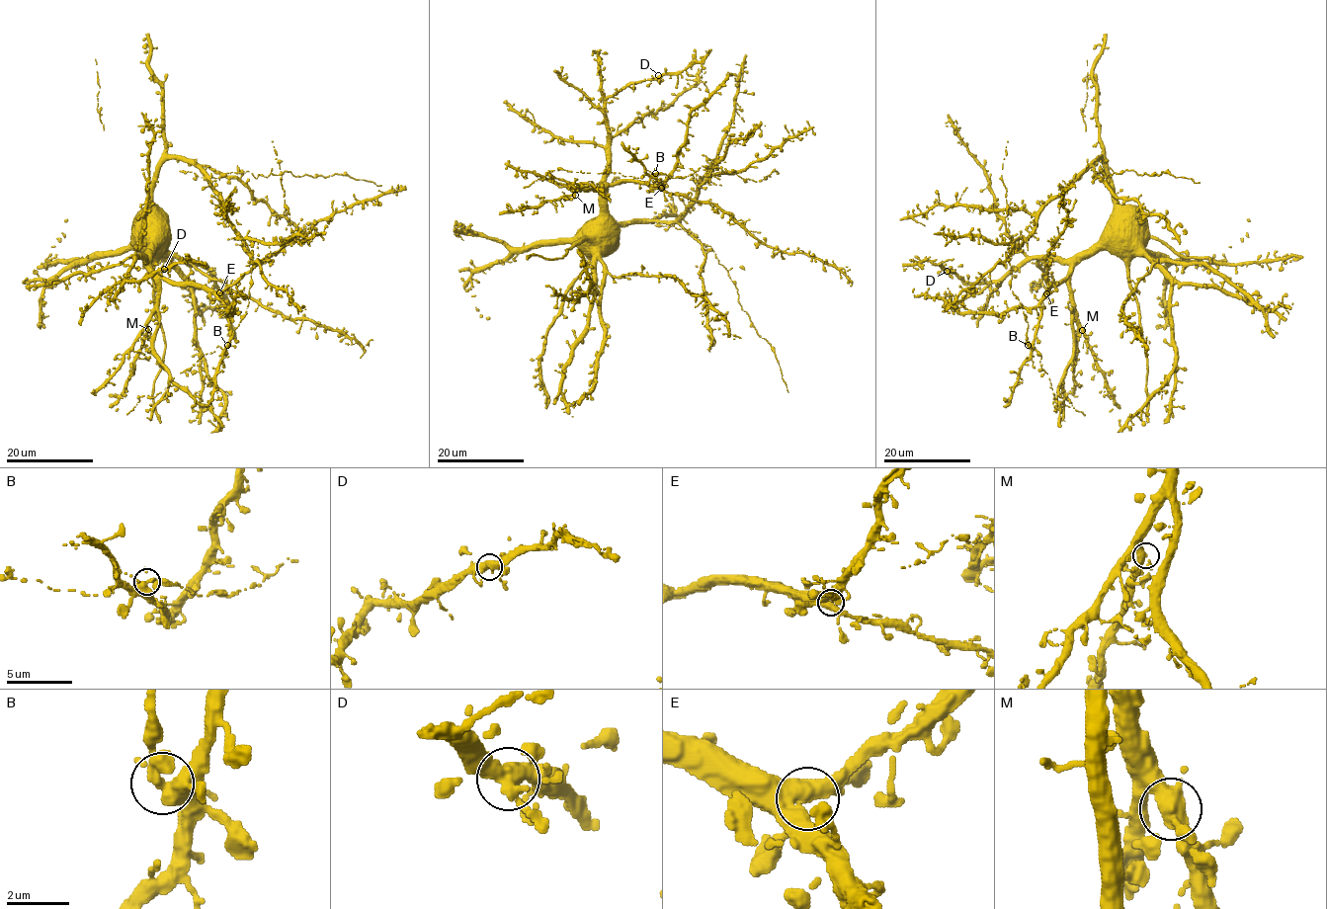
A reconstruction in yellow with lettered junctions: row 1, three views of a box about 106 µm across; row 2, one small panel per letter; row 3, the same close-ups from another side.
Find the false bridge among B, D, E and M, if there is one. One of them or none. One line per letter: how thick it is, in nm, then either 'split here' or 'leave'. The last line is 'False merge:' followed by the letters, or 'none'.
B: 400 nm | leave
D: 380 nm | leave
E: 400 nm | leave
M: 380 nm | leave
False merge: none

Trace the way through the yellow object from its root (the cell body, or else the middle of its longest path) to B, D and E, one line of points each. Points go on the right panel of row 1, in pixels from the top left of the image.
B: (1114, 204), (1103, 237), (1078, 260), (1068, 276), (1048, 286), (1041, 303), (1040, 318), (1035, 339), (1028, 346)
D: (1114, 204), (1103, 237), (1073, 257), (1029, 259), (999, 279), (986, 283), (966, 282), (947, 271)
E: (1114, 204), (1103, 237), (1078, 260), (1068, 276), (1048, 286), (1046, 293)

